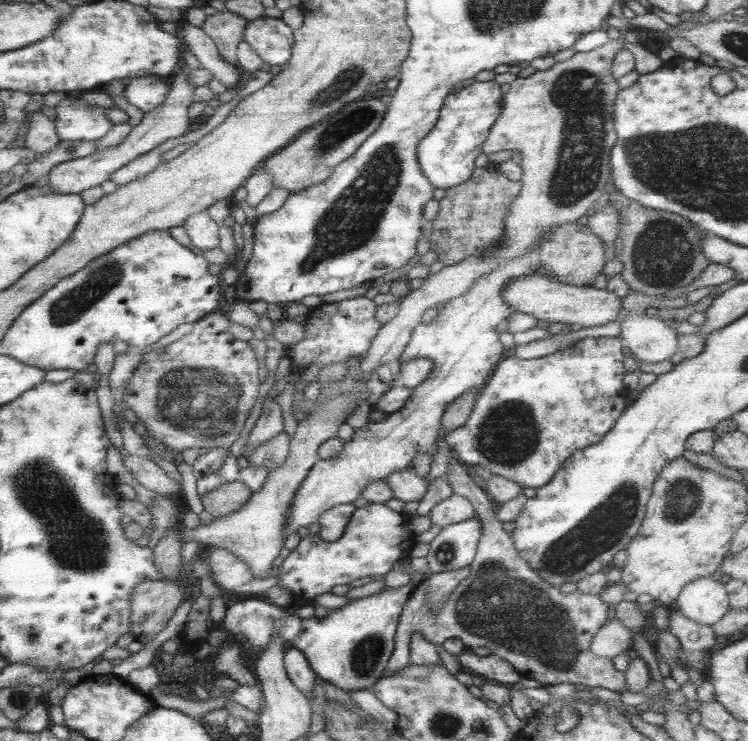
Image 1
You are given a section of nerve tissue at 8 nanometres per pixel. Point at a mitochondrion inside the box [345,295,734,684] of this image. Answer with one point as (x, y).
(498, 606)

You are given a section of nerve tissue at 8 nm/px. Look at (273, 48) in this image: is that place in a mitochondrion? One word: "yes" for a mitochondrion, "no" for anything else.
no

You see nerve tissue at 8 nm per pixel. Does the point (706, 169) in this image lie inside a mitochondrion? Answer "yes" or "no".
yes

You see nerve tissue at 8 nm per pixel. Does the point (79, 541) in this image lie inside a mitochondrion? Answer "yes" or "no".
yes

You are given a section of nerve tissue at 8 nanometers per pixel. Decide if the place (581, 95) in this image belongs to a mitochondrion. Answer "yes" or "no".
yes

